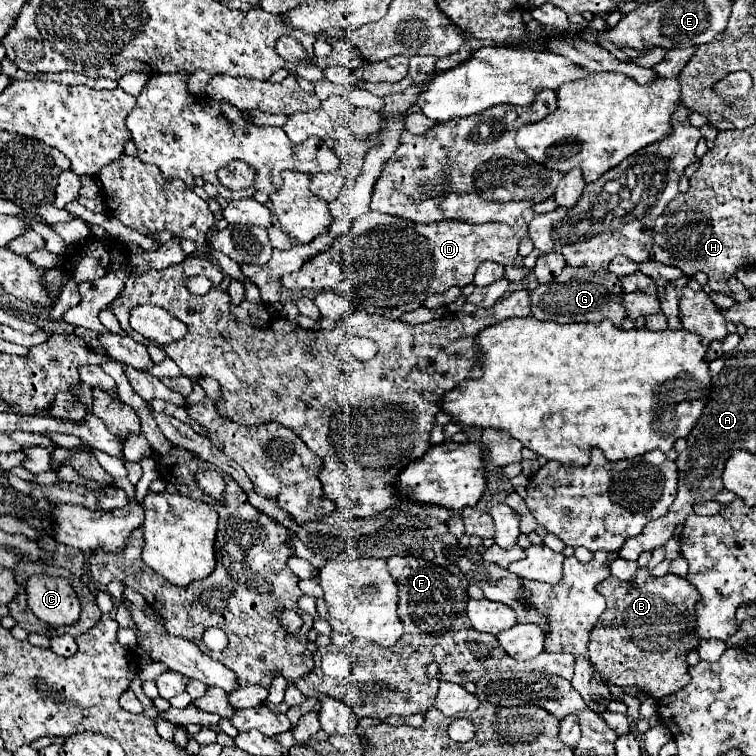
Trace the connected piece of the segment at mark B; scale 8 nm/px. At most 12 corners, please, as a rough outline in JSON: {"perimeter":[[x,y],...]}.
{"perimeter":[[671,573],[597,585],[587,645],[607,683],[655,701],[689,683],[695,587]]}

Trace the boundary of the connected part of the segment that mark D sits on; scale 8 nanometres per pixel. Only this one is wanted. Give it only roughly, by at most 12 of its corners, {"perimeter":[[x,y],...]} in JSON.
{"perimeter":[[365,213],[285,275],[401,319],[515,265],[527,225]]}

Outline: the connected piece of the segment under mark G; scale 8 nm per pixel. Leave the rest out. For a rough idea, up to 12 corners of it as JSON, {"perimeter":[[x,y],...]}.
{"perimeter":[[565,267],[531,291],[539,321],[619,325],[623,289],[611,271]]}

